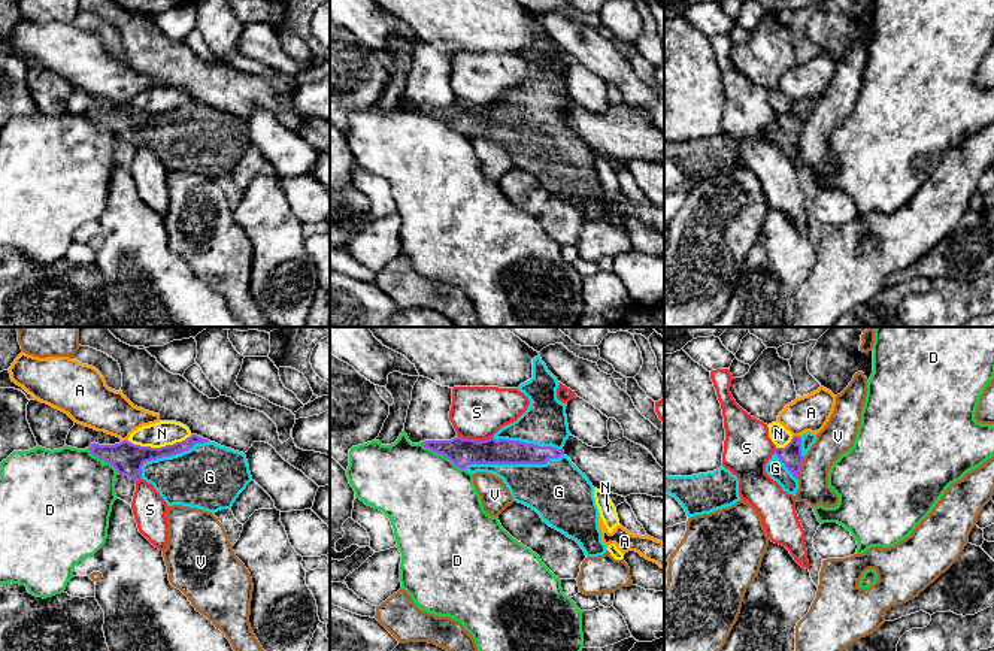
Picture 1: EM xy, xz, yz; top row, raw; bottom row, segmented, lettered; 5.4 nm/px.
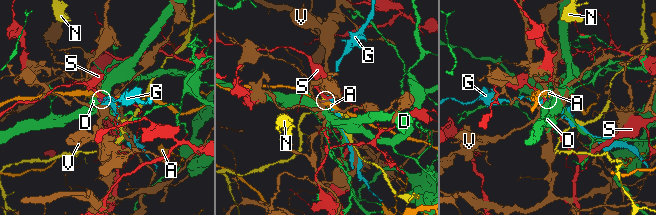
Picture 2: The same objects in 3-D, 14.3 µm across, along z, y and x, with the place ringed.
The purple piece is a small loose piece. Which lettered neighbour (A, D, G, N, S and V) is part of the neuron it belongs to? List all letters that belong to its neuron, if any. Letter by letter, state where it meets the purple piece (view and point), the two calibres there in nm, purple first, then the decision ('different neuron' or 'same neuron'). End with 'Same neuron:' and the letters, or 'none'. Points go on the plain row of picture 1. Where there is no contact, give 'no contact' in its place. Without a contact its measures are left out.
A: yz (796, 102) | 110/200 nm | different neuron
D: xz (444, 120) | 150/460 nm | different neuron
G: xz (514, 129) | 140/280 nm | same neuron
N: xy (158, 114) | 170/130 nm | different neuron
S: xz (473, 105) | 150/280 nm | different neuron
V: yz (800, 133) | 110/180 nm | different neuron
Same neuron: G

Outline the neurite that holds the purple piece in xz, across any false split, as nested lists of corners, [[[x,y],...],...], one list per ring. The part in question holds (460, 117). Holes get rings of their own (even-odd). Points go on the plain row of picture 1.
[[[537,21],[533,24],[533,43],[518,52],[528,63],[530,70],[516,87],[501,93],[485,106],[457,102],[451,106],[424,106],[422,109],[470,139],[487,137],[501,143],[515,167],[531,173],[549,193],[576,206],[587,222],[598,222],[607,217],[598,194],[600,178],[593,149],[563,116],[570,97],[567,69],[557,64],[558,51],[557,43]]]

